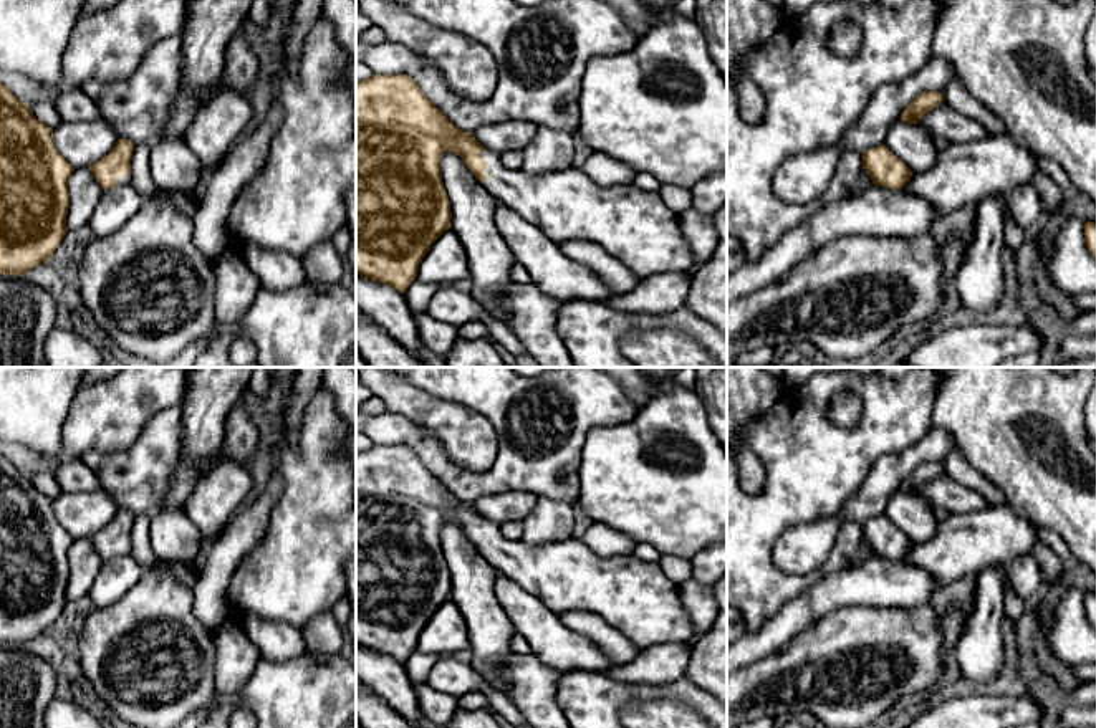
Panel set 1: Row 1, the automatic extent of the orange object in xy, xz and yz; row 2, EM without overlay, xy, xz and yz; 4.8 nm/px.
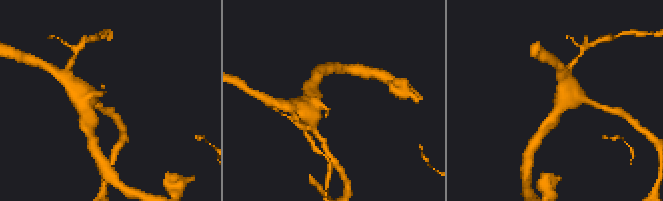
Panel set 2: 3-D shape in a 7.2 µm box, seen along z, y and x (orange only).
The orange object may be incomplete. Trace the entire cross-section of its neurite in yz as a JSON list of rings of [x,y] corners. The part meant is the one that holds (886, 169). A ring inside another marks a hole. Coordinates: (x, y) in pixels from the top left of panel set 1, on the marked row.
[[[884,144],[863,152],[863,169],[868,170],[874,185],[896,190],[901,190],[914,174]]]

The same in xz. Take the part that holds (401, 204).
[[[373,74],[356,81],[356,273],[406,293],[416,280],[419,263],[430,245],[450,227],[450,200],[442,182],[440,160],[445,152],[459,154],[475,179],[495,197],[513,208],[522,218],[535,223],[556,245],[584,240],[601,245],[637,278],[689,271],[694,265],[692,250],[680,230],[679,213],[669,208],[657,192],[644,192],[634,184],[601,187],[581,167],[530,175],[502,165],[500,154],[482,146],[472,132],[465,132],[422,93],[407,74]]]

